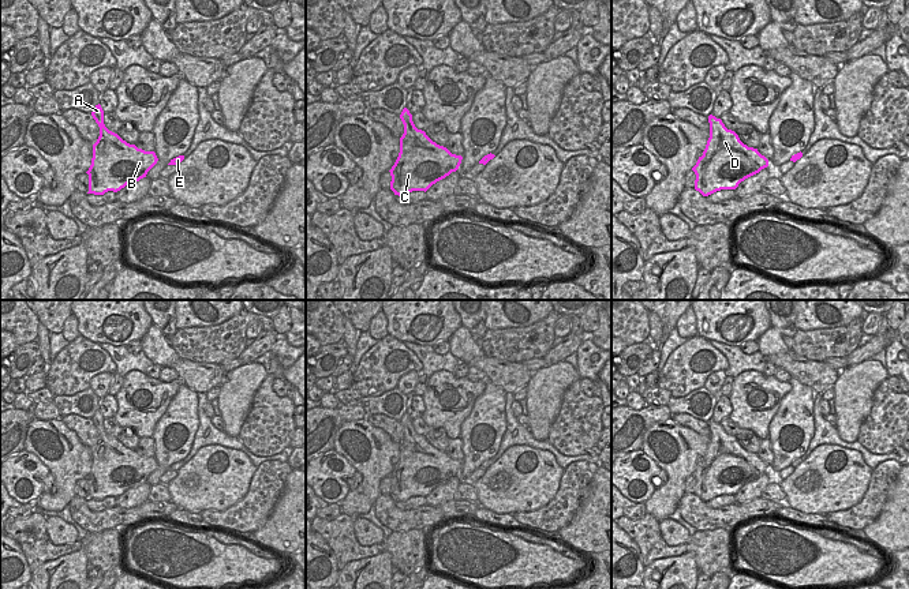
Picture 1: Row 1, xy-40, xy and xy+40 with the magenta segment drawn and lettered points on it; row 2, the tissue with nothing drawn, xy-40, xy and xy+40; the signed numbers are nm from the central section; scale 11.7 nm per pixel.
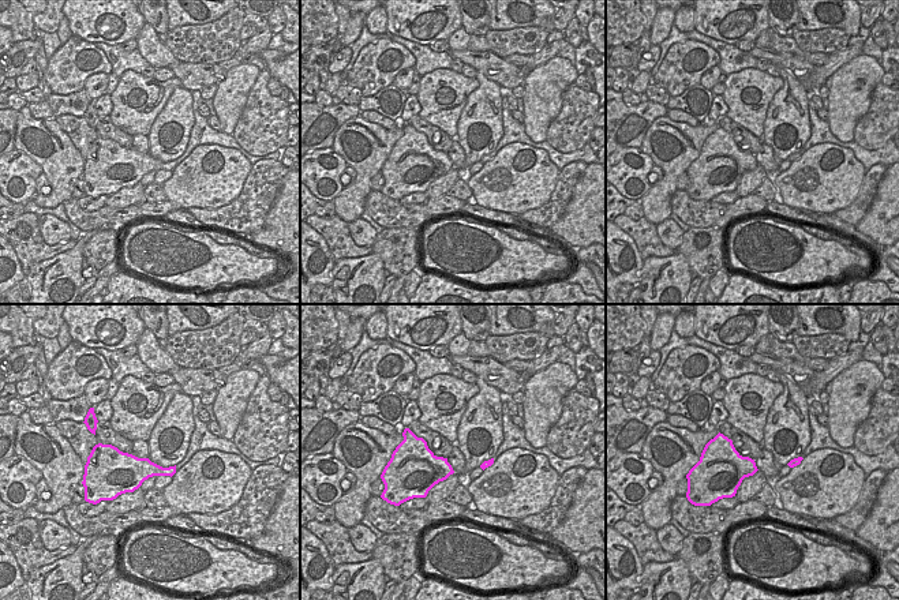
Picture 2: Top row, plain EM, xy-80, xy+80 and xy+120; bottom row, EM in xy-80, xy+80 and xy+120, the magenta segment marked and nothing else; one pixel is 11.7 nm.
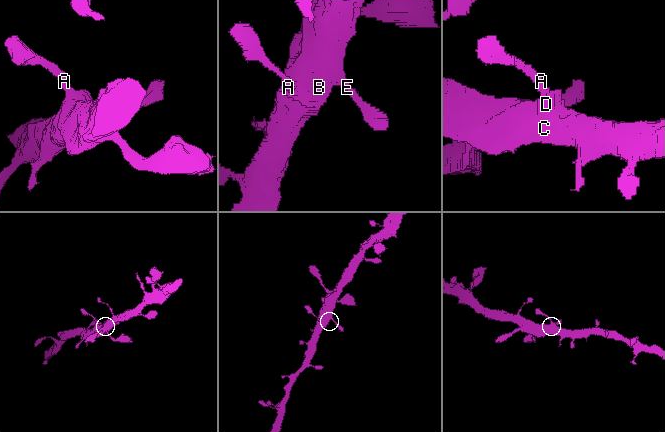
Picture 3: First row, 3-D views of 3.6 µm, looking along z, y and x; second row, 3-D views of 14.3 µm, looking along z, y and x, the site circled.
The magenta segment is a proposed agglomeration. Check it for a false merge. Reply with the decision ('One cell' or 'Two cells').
One cell.

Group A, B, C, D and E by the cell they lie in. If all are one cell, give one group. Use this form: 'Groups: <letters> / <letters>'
Groups: A B C D E.

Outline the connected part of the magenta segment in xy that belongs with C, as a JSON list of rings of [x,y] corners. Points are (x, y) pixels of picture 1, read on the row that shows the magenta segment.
[[[403,109],[400,119],[404,134],[400,138],[400,153],[392,166],[390,190],[405,196],[412,191],[427,191],[433,184],[456,172],[463,157],[433,142],[424,131],[418,130],[412,115]]]

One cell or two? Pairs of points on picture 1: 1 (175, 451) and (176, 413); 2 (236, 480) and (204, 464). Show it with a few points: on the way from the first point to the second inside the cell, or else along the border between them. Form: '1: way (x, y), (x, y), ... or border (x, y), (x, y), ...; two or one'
1: way (174, 442), (174, 434), (180, 423); one
2: way (228, 480), (214, 477), (209, 472); one

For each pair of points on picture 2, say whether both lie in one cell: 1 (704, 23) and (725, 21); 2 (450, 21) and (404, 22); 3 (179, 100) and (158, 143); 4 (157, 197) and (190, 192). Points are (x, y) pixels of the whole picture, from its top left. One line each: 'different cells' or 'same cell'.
1: same cell
2: same cell
3: same cell
4: different cells

